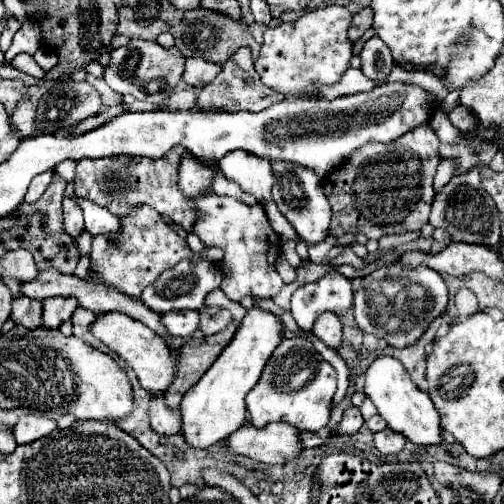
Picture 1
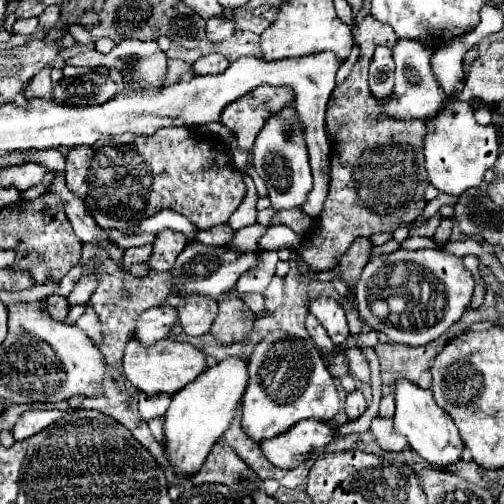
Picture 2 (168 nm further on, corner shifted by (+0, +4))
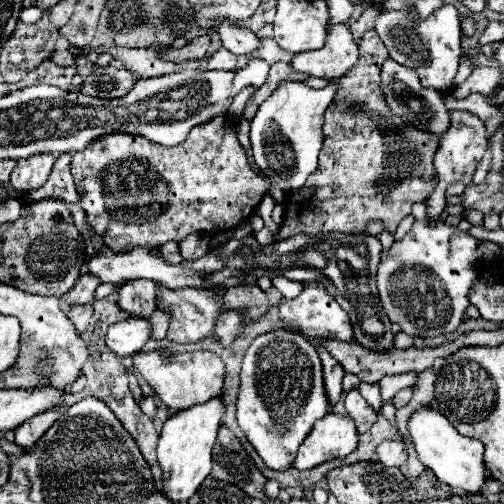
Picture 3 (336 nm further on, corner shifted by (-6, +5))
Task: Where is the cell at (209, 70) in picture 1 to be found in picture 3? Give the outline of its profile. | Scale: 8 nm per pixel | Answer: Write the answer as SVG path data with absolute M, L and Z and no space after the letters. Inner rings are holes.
M220 47L214 55L208 57L208 69L226 69L226 71L234 71L234 69L236 69L236 55L230 53L228 49Z

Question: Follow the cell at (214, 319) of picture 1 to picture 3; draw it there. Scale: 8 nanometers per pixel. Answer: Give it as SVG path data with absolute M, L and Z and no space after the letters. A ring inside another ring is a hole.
M158 287L156 295L158 295L158 305L162 309L170 311L170 315L172 315L172 323L170 323L170 329L168 329L168 335L166 335L168 341L194 343L194 341L200 341L200 339L214 335L216 321L222 313L222 299L220 299L218 293L214 293L214 289L186 287L186 289L172 291L172 289L160 289Z

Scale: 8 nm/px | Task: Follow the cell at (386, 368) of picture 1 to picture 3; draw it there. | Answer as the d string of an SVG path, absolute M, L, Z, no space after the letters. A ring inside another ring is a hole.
M420 407L410 415L410 425L408 425L412 443L416 447L418 459L422 461L424 467L432 469L438 481L458 487L466 493L480 493L482 483L486 479L486 467L482 461L482 443L472 437L464 437L456 431L456 427L436 409L432 407Z

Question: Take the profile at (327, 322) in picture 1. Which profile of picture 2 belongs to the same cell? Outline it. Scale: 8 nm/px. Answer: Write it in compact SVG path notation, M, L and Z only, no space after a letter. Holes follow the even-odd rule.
M310 298L308 302L308 312L312 316L318 318L318 322L326 328L328 336L336 342L336 344L344 344L350 330L348 330L348 322L346 322L346 314L344 308L338 300L334 298Z

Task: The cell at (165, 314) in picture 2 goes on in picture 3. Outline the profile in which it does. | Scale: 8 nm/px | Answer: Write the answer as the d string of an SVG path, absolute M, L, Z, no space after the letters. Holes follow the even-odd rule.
M130 317L108 329L106 345L120 357L138 353L152 339L152 323L146 317Z

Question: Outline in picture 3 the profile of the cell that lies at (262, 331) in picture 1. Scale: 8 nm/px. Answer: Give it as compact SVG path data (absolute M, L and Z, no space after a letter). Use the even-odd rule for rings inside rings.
M214 397L204 405L194 405L170 415L164 423L158 441L158 461L164 471L164 491L172 501L186 501L194 495L200 483L210 475L212 469L212 447L222 427L226 405L222 397Z

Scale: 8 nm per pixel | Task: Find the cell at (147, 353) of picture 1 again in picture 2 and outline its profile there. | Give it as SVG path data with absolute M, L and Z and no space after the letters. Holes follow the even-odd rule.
M164 338L152 346L142 346L138 340L130 340L124 350L124 372L126 378L144 394L156 396L156 394L176 394L186 384L194 382L204 370L208 370L208 360L204 352L188 342L176 342L170 338Z

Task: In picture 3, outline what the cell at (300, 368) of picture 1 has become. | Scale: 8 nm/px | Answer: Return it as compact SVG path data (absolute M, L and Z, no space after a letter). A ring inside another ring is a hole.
M274 329L252 341L242 361L242 385L238 393L238 425L242 433L248 437L252 447L258 451L262 461L276 471L284 471L292 465L294 453L304 437L310 433L312 425L330 413L330 399L326 395L324 377L322 377L322 361L318 357L316 347L302 337L298 331L290 329Z

